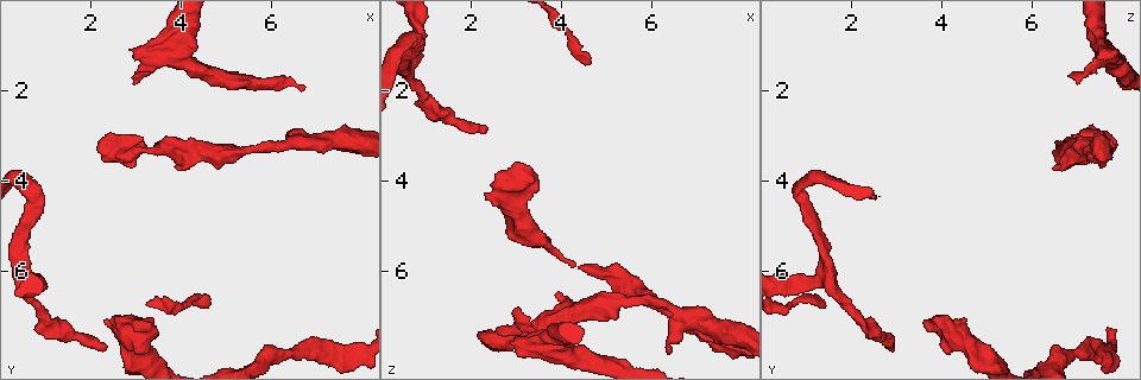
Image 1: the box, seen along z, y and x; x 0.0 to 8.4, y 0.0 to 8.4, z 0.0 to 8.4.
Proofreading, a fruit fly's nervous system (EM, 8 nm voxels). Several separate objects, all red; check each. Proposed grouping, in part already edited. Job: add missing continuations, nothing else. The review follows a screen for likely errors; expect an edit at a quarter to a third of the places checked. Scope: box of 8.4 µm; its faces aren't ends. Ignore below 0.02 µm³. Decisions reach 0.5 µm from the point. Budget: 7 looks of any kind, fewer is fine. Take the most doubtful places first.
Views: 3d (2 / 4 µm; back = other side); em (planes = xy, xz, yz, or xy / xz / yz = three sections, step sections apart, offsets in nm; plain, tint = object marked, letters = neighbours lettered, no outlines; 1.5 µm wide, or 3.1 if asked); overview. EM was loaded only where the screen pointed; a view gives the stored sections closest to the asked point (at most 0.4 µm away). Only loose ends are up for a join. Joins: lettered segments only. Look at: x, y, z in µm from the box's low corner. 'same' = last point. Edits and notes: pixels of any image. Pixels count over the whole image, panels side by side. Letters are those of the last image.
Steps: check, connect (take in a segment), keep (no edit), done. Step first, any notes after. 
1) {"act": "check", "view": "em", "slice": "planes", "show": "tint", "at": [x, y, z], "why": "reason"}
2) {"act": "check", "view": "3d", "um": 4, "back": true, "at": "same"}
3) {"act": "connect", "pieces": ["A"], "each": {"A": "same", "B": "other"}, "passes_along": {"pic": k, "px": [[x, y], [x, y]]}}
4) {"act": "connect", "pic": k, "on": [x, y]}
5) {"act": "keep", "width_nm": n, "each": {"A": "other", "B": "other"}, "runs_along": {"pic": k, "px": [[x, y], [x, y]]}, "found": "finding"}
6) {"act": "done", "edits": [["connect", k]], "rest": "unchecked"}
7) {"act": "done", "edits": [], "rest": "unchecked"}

{"act": "check", "view": "3d", "um": 2, "at": [2.30, 7.75, 2.90], "why": "branch stops here"}

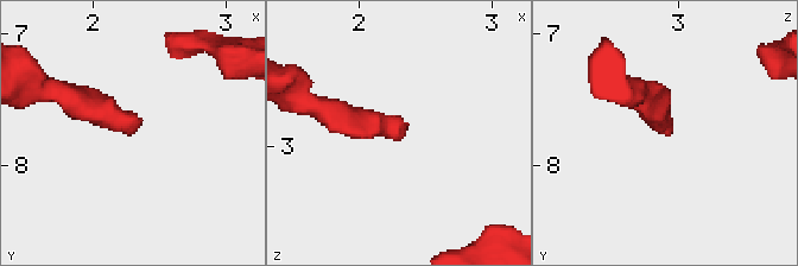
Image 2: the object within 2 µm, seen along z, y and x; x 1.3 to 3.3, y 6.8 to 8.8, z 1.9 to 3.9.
{"act": "check", "view": "em", "slice": "planes", "show": "letters", "at": [2.34, 7.74, 2.92], "why": "need the tissue"}

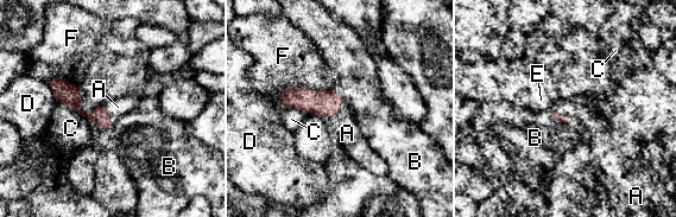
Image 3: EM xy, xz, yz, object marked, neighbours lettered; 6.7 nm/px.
{"act": "connect", "pieces": ["A"], "each": {"A": "same", "B": "other", "C": "other", "D": "other", "E": "other", "F": "other"}, "found": "the neuron continues"}

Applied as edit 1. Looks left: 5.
{"act": "check", "view": "overview"}

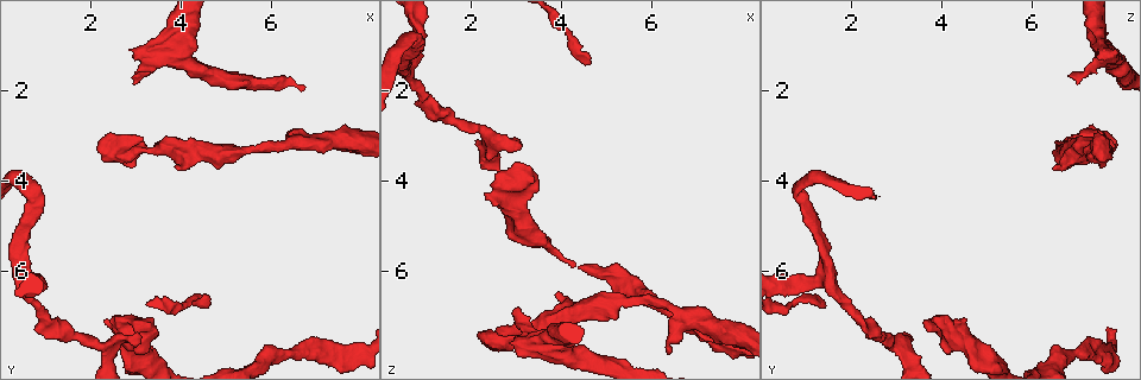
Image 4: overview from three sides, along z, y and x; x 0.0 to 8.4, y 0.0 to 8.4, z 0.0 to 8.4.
{"act": "check", "view": "em", "slice": "planes", "show": "letters", "at": [3.85, 3.70, 6.45], "why": "branch stops here"}

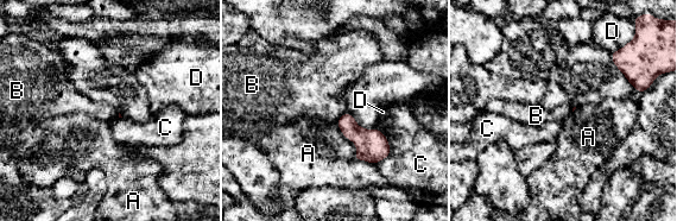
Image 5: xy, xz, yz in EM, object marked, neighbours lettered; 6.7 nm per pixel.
{"act": "keep", "each": {"A": "other", "B": "other", "C": "other", "D": "other"}, "border": {"pic": 5, "px": [[345, 112], [336, 121]]}, "found": "no lettered segment goes on from it"}

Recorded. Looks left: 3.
{"act": "done", "edits": [["connect", 3]], "rest": "unchecked"}

